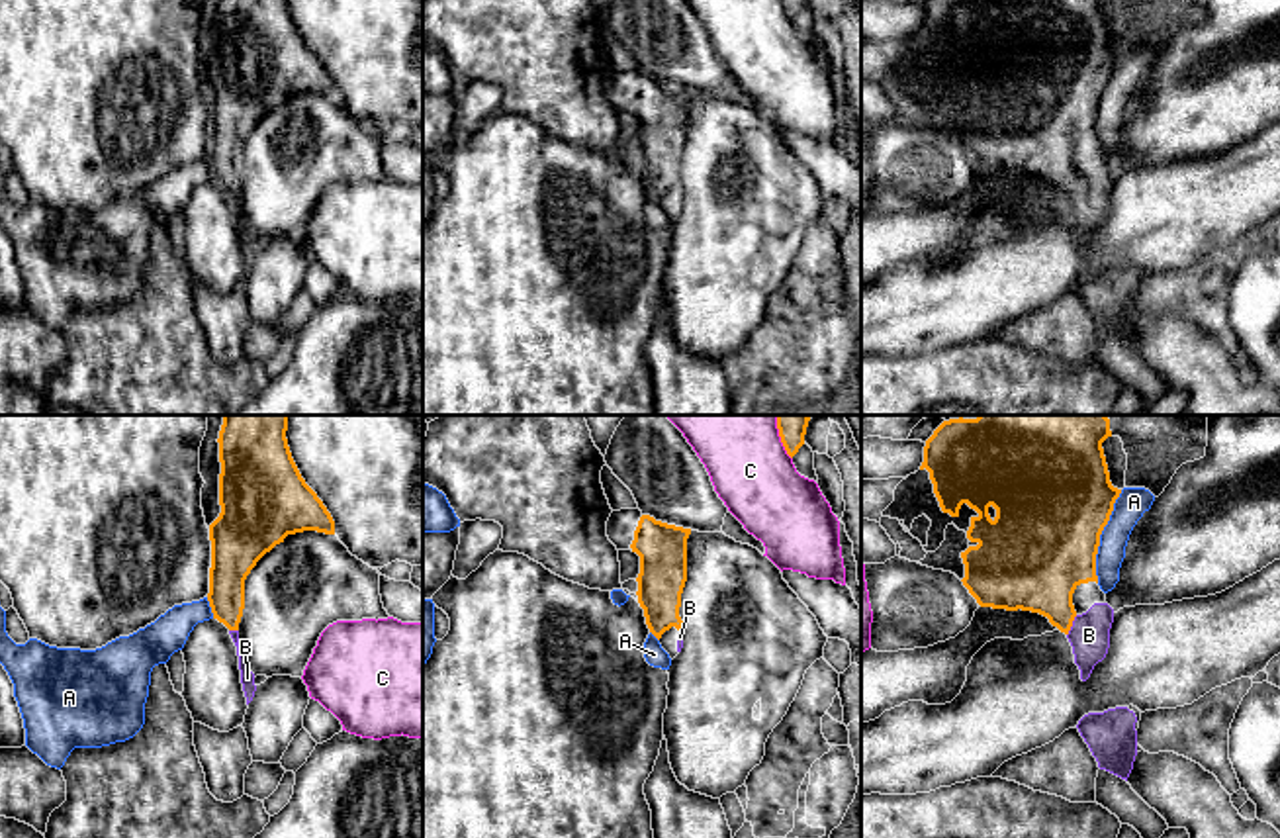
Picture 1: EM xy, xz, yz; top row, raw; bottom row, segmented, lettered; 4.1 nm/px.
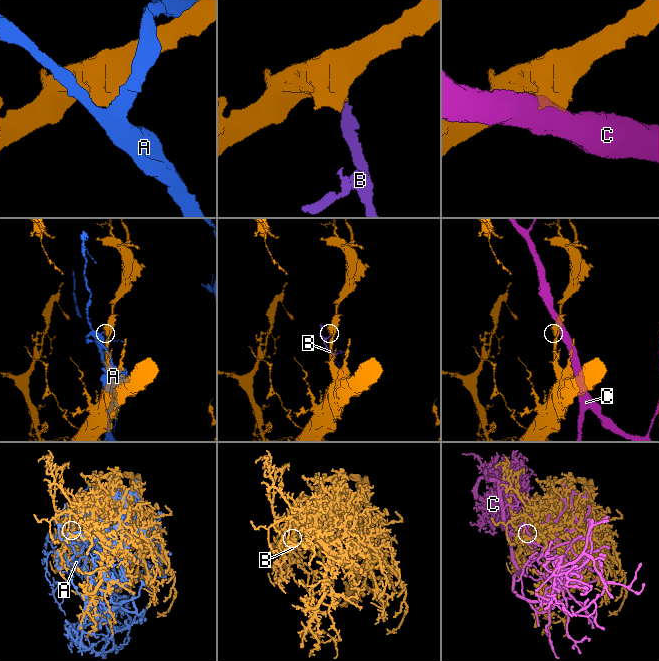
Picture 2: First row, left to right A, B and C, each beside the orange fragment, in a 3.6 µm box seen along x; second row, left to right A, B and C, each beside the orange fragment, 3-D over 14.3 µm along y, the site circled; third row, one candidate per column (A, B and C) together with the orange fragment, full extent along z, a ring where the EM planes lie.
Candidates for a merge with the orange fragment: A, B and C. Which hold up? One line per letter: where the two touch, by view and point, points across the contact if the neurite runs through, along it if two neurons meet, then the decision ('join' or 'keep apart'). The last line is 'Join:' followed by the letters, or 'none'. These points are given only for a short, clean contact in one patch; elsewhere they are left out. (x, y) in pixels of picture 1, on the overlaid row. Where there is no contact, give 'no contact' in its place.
A: yz (1098, 537) | keep apart
B: yz (1071, 625) | across yz (1040, 574), (1071, 625), (1089, 635) | join
C: xz (779, 435) | keep apart
Join: B

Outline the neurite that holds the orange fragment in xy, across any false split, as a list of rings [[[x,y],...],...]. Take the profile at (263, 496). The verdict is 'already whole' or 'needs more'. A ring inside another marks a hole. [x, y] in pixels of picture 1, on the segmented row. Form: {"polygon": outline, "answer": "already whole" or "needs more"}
{"polygon": [[[223,415],[219,431],[219,517],[209,525],[207,601],[237,646],[247,705],[256,685],[239,646],[245,580],[288,535],[335,535],[335,521],[301,478],[286,439],[288,415]]], "answer": "needs more"}

